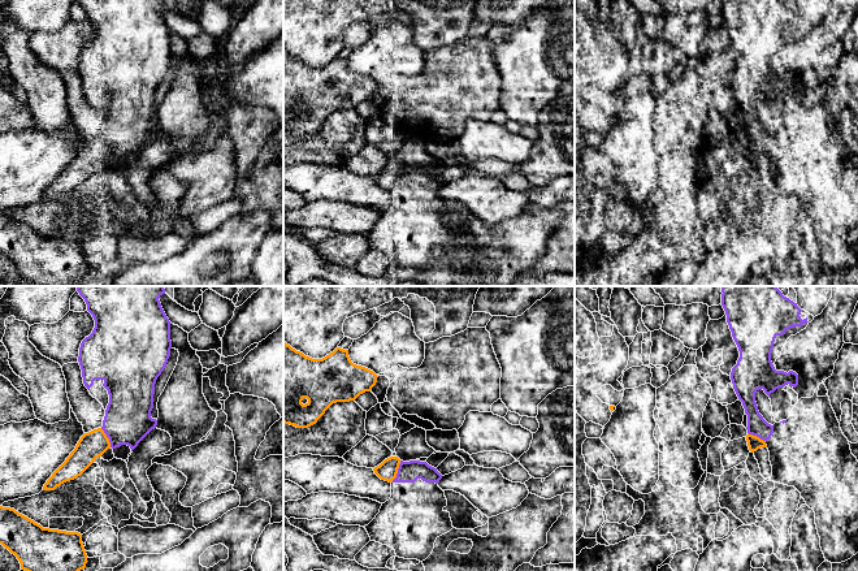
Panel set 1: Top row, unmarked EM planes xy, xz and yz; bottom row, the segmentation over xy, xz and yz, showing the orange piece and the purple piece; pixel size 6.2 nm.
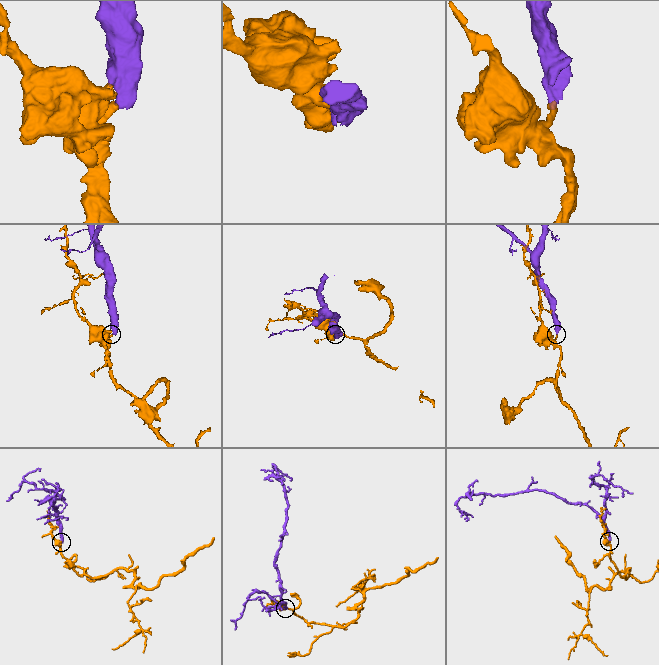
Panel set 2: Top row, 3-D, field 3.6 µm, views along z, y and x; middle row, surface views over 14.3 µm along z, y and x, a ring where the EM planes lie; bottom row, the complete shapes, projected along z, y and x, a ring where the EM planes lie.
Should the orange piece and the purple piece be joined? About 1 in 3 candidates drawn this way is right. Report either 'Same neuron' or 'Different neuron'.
Different neuron

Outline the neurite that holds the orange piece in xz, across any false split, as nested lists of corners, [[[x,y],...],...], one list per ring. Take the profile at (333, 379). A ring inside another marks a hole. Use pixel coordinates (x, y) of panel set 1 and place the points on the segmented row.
[[[283,341],[283,423],[308,428],[333,403],[355,401],[370,392],[377,377],[354,364],[348,350],[337,347],[322,359],[312,359]]]

